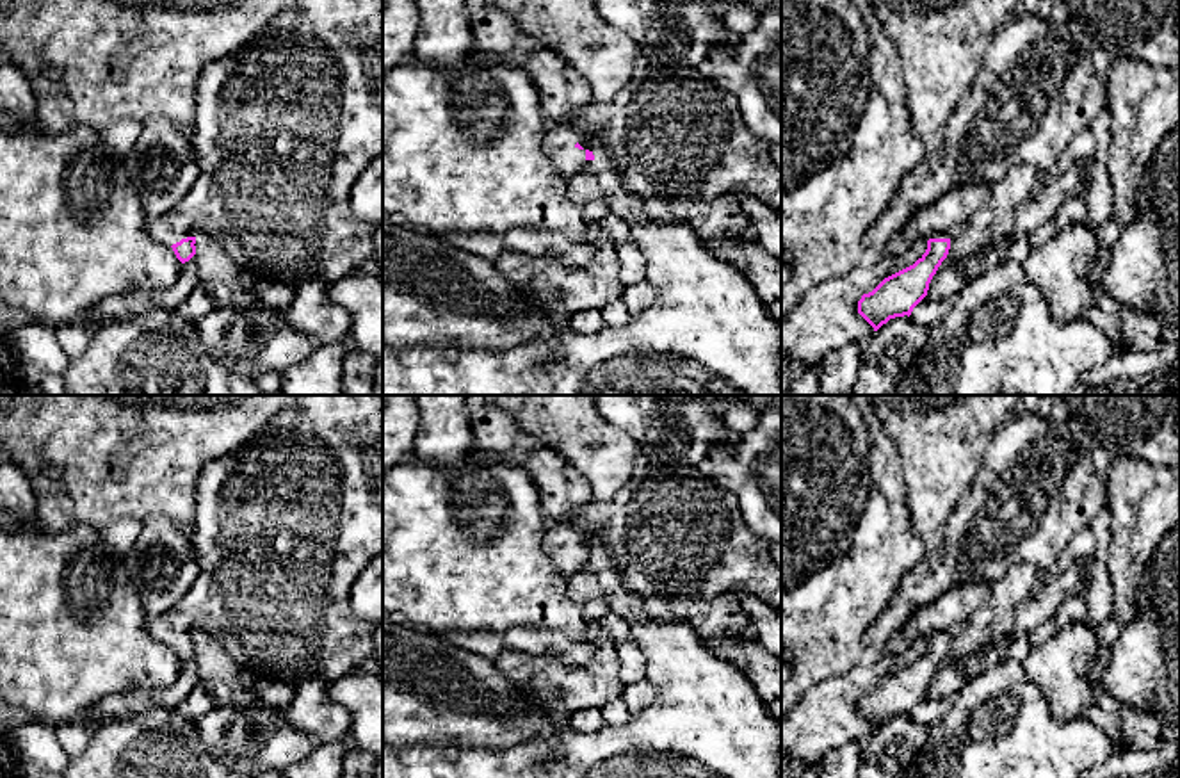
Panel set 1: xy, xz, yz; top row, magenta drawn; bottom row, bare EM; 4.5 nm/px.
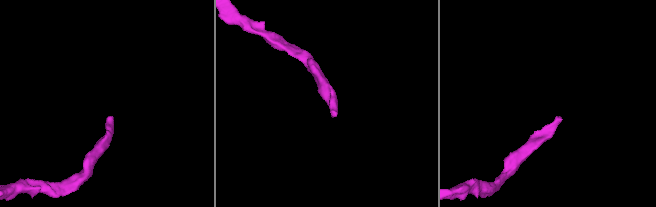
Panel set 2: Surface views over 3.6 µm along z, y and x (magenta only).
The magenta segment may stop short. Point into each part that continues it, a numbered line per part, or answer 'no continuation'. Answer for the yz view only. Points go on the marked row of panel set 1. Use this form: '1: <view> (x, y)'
1: yz (956, 207)

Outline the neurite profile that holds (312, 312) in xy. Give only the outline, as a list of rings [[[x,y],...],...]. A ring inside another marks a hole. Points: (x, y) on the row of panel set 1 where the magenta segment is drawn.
[[[306,281],[297,287],[295,297],[281,320],[306,333],[317,347],[349,336],[349,313],[327,297],[329,283]]]

